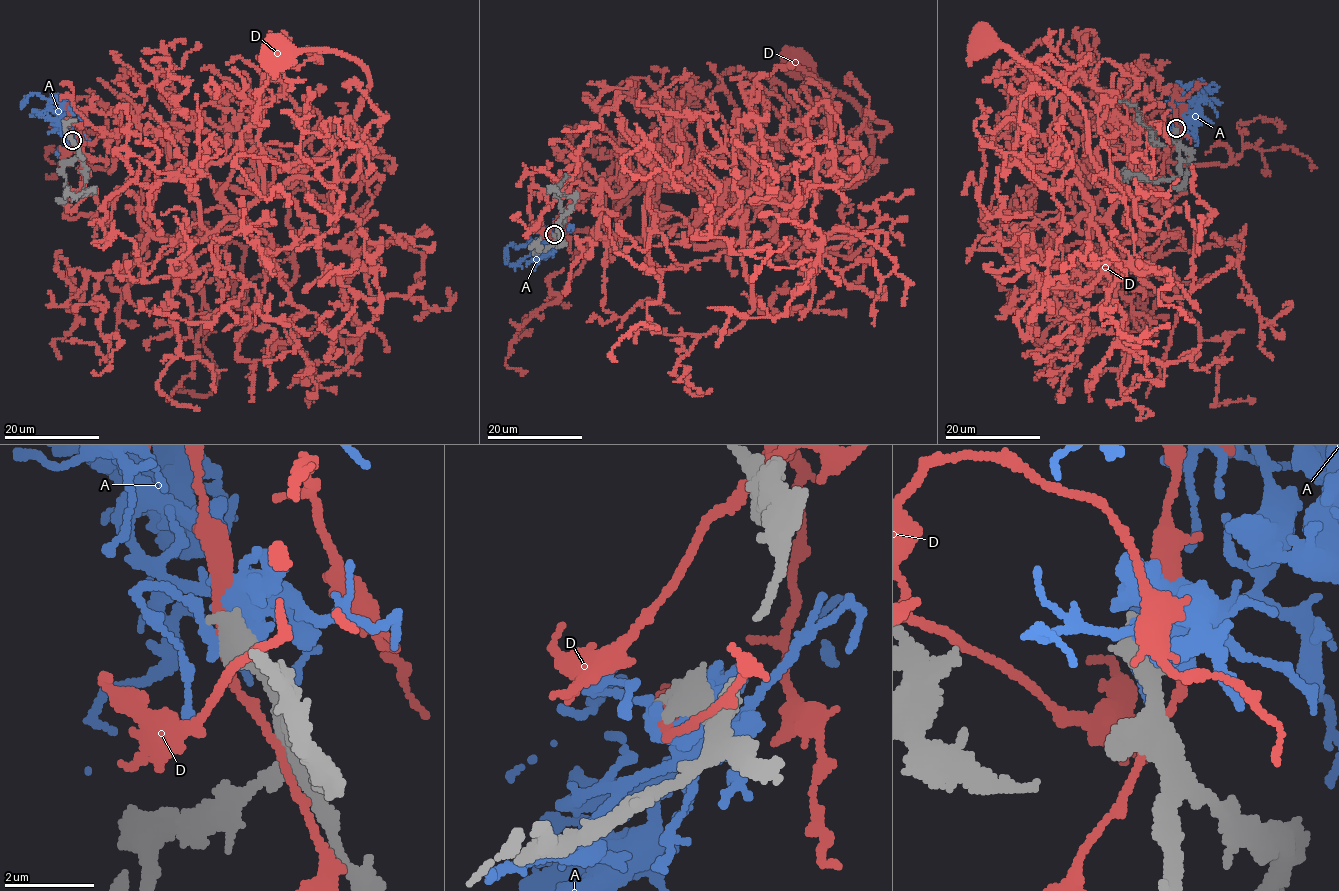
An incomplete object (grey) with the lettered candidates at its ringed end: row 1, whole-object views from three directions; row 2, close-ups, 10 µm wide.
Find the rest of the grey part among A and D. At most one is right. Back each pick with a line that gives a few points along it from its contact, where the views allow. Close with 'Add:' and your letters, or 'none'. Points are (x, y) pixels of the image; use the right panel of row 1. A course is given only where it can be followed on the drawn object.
Add: none

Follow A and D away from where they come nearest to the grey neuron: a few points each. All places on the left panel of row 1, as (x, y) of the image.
A: (74, 143), (62, 125), (60, 114), (46, 99), (34, 93), (23, 104), (24, 99)
D: (72, 143), (94, 98), (113, 161), (148, 114), (235, 141), (218, 194), (287, 187), (369, 83), (276, 51)

